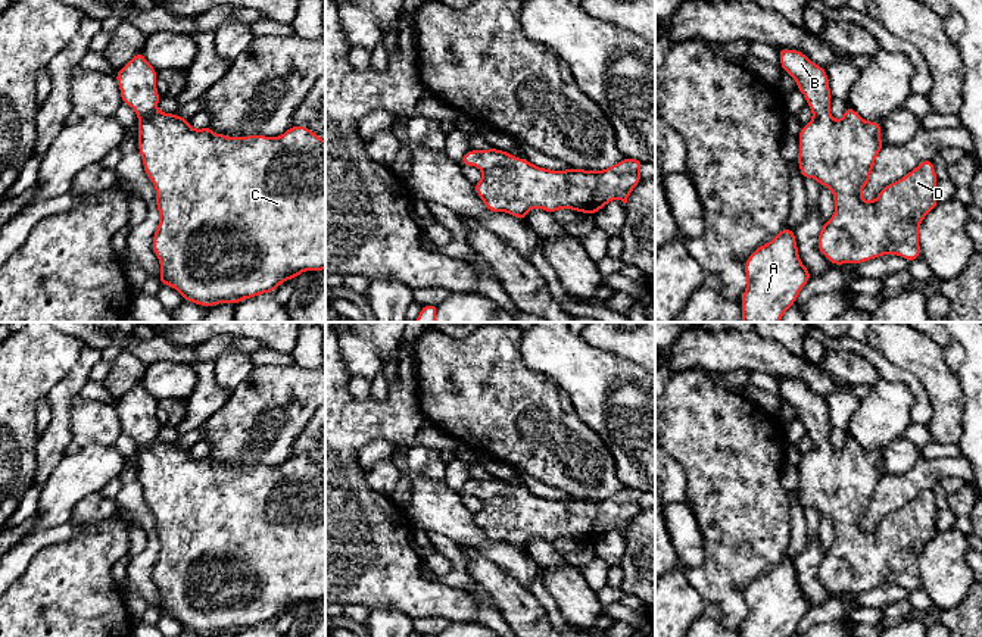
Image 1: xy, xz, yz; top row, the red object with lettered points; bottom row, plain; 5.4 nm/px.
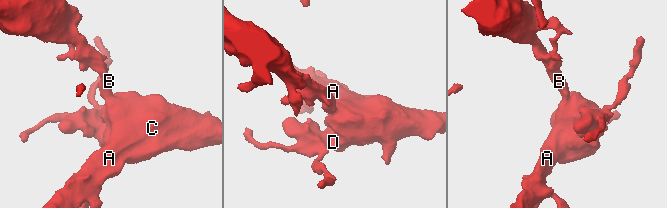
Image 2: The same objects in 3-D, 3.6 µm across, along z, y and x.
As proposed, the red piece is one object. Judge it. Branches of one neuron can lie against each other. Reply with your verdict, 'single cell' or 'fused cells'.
single cell

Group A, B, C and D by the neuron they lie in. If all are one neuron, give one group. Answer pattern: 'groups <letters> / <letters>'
groups A B C D

